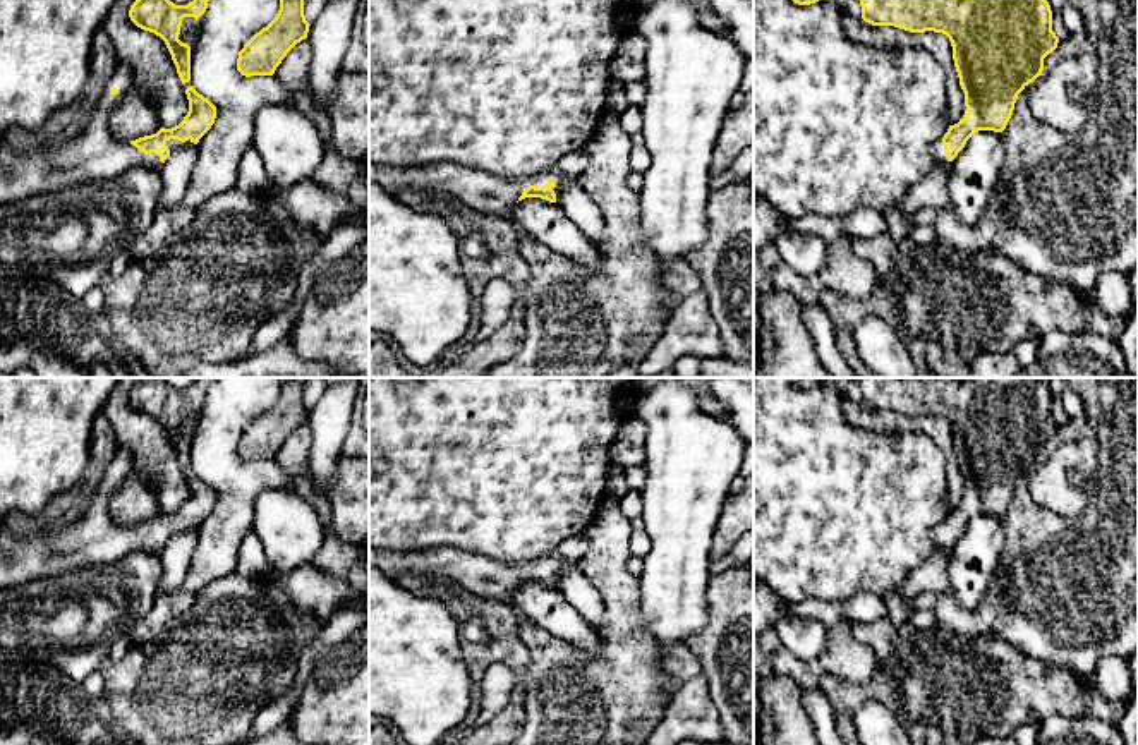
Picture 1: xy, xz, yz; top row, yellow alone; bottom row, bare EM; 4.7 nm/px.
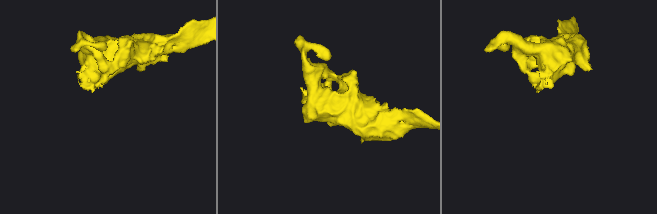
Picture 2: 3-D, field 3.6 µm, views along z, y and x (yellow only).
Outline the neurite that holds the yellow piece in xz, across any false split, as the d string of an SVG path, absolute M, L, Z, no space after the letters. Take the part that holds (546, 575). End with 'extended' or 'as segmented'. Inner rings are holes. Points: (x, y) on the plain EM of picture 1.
M369 548L369 566L390 578L405 572L448 578L467 592L499 601L508 591L525 582L556 587L558 573L568 560L558 551L534 561L501 561L457 548L431 548L426 551L386 551Z | extended

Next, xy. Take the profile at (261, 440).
M280 378L276 402L256 417L239 436L237 455L245 460L273 460L287 438L307 422L306 378Z | as segmented

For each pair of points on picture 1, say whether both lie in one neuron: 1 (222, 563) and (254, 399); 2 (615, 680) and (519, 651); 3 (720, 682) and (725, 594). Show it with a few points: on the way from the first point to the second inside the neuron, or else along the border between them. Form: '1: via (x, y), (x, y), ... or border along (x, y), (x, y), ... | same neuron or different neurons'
1: via (229, 522), (236, 481), (227, 472), (227, 440) | same neuron
2: border along (519, 617), (519, 639), (529, 653), (526, 672) | different neurons
3: via (723, 660), (725, 617) | same neuron

